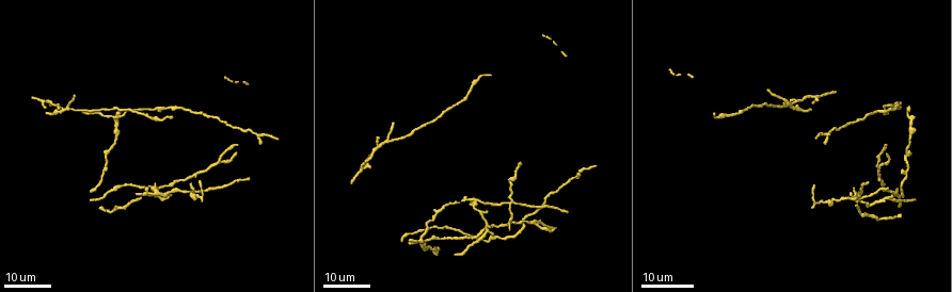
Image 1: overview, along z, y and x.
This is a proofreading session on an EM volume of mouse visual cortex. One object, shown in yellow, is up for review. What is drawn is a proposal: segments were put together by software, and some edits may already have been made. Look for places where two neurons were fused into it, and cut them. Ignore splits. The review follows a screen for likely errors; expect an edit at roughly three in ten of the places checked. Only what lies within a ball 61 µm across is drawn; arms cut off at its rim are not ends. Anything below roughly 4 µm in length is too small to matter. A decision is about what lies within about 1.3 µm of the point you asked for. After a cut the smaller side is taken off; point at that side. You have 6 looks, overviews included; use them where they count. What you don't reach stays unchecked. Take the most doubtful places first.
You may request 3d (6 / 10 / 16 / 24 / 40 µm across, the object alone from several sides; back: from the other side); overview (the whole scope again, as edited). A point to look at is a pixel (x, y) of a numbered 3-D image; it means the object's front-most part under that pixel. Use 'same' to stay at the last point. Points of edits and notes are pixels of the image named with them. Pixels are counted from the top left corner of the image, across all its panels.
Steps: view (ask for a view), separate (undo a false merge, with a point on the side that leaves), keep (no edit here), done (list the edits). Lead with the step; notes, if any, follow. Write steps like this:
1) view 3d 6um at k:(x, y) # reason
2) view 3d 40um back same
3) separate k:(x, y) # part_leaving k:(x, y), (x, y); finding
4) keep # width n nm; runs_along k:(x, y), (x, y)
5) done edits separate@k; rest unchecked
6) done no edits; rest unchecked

view 3d 24um at 1:(854, 196) # four or more arms meet

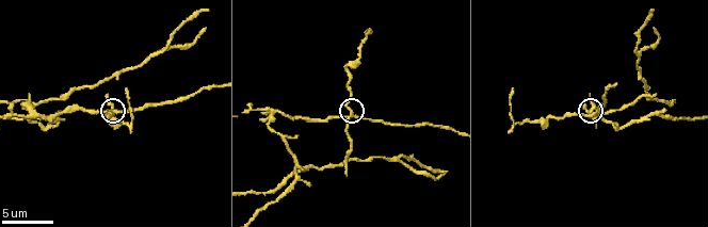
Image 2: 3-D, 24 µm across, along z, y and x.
view 3d 10um at 2:(352, 112) # zoom in

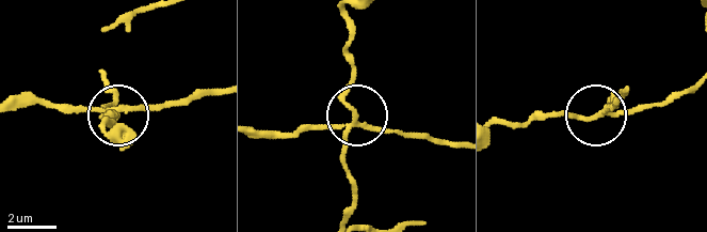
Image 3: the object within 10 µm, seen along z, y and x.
view 3d 6um at 3:(354, 114)

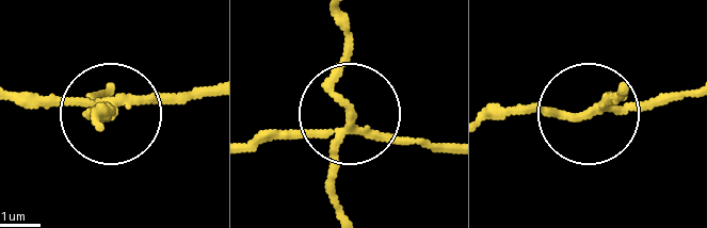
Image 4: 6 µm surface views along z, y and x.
separate 4:(326, 186) # width 180 nm; part_leaving 4:(349, 130), (339, 93), (349, 21); a second neuron is stuck on

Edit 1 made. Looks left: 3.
view overview

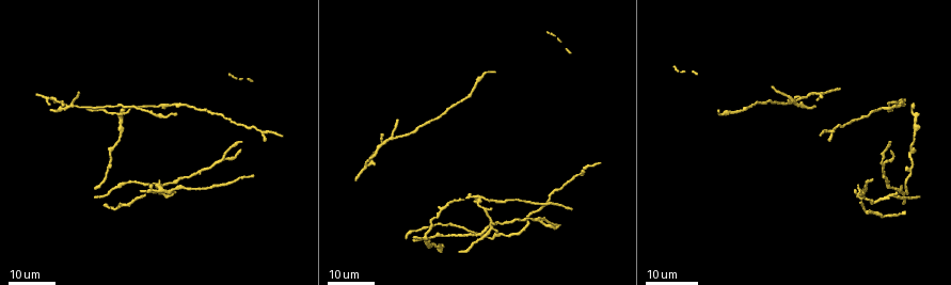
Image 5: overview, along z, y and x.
view 3d 24um at 5:(161, 189)

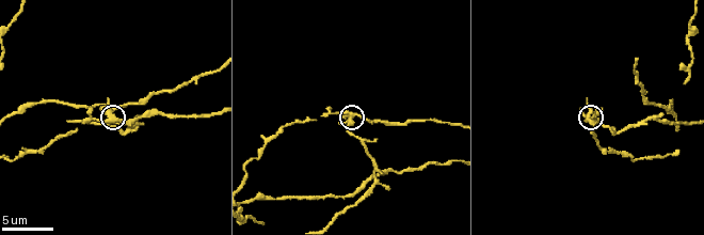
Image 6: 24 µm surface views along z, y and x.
view 3d 10um at 6:(347, 112)

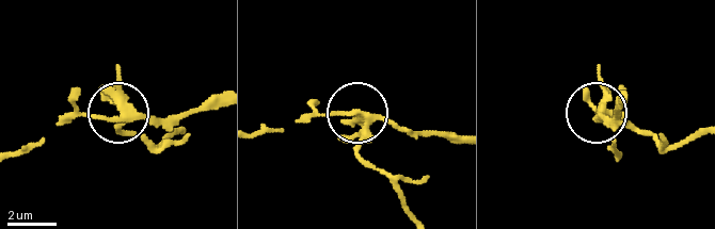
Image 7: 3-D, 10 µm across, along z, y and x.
separate 7:(108, 100) # side_arm 20 um; part_leaving 7:(366, 121), (363, 156), (385, 175), (406, 211); two neurons meet here

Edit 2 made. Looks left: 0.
done edits separate@4, separate@7; rest unchecked

